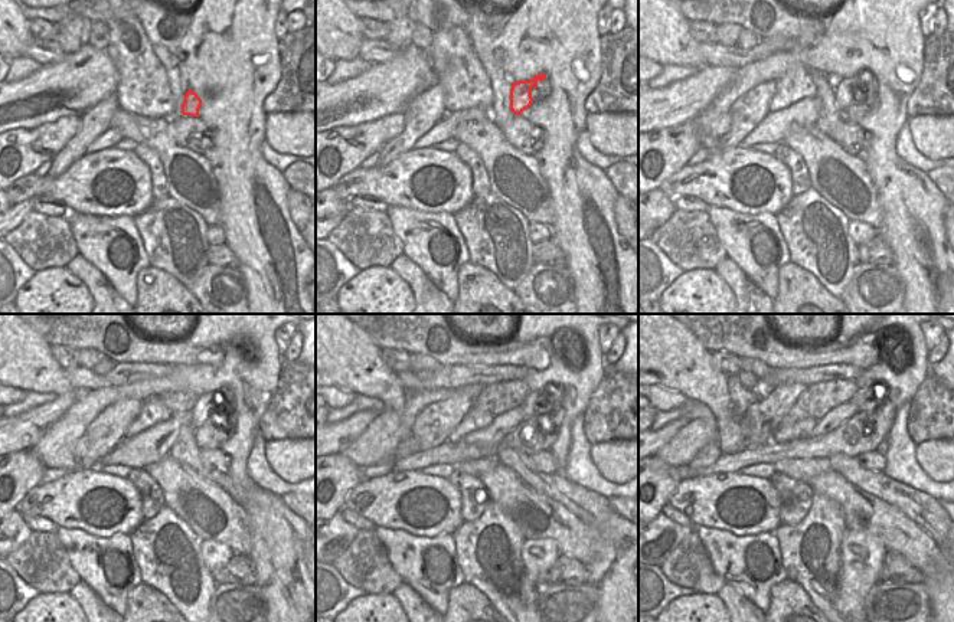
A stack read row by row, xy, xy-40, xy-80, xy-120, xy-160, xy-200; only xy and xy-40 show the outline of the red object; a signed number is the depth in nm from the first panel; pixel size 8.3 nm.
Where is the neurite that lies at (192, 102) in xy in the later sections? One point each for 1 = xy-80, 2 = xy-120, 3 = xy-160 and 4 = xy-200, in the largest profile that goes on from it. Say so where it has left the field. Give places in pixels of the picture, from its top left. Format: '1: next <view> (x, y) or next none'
1: next xy-80 (845, 88)
2: next xy-120 (203, 406)
3: next xy-160 (528, 406)
4: next xy-200 (876, 392)

